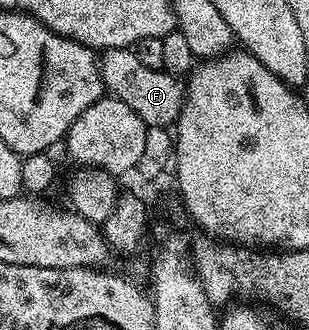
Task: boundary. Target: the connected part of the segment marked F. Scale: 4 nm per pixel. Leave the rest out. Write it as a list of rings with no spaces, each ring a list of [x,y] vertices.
[[[133,47],[105,49],[98,56],[98,69],[103,89],[120,102],[132,106],[147,126],[170,128],[177,121],[184,99],[184,84],[179,77],[162,68],[144,66]]]

